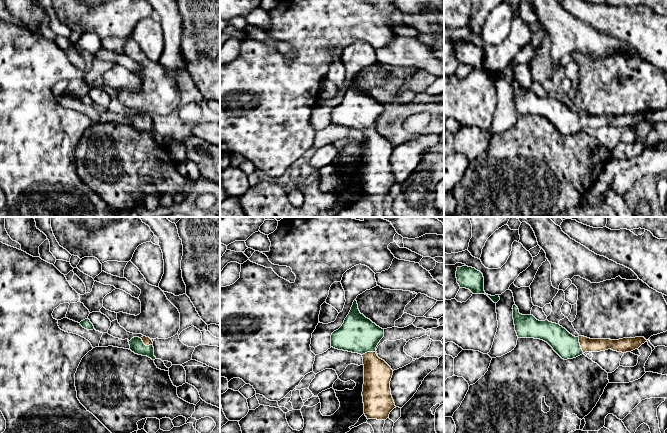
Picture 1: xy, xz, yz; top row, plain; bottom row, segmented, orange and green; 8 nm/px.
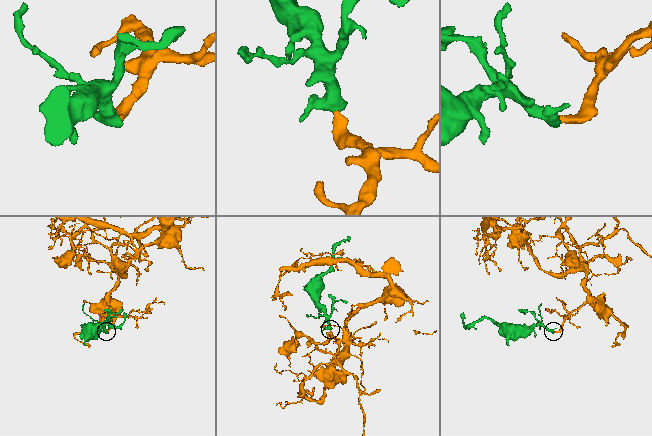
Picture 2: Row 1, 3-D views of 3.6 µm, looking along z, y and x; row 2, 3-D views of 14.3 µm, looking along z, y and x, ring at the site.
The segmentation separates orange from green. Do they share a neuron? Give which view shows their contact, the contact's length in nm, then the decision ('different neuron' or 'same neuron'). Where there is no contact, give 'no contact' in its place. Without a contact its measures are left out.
contact in yz; length 130 nm; same neuron

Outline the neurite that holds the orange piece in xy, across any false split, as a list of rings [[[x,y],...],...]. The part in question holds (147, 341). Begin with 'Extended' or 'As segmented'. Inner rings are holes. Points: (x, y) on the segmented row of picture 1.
Extended. [[[143,336],[141,338],[134,337],[130,341],[130,350],[135,354],[147,356],[152,360],[155,360],[153,342],[149,337]]]

